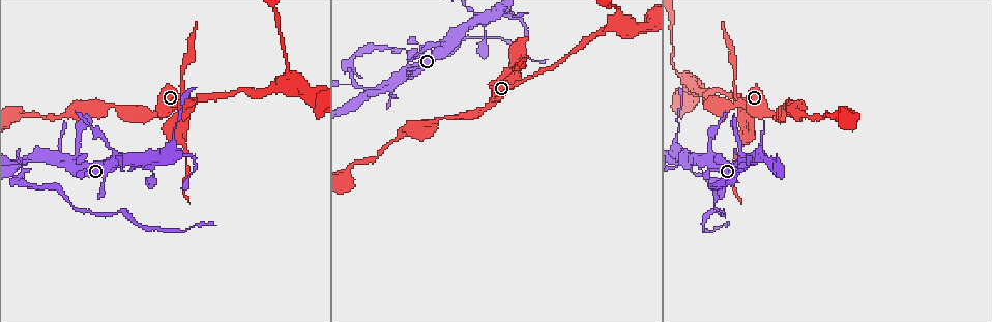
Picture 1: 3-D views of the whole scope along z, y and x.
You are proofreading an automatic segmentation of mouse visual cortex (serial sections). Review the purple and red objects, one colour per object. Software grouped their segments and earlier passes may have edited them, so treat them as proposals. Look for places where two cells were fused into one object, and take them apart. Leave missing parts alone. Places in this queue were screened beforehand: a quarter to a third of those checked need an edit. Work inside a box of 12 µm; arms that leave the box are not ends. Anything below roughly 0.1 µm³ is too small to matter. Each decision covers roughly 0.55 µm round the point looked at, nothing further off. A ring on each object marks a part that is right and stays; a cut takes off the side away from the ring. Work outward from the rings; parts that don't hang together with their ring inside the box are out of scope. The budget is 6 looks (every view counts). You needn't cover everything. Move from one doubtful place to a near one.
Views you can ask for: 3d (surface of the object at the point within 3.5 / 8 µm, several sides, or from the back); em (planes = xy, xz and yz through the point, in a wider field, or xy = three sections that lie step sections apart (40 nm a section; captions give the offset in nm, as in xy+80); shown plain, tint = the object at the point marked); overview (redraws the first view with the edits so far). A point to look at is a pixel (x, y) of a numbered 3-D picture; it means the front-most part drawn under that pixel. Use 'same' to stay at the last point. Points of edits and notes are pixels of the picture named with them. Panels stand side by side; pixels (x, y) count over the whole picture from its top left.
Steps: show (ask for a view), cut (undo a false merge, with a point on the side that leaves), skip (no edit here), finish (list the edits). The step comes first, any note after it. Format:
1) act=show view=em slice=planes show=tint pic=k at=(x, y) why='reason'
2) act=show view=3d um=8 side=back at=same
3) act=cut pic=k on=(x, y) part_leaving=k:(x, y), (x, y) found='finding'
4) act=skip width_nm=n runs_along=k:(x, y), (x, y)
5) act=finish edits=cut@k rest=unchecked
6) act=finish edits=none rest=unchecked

act=show view=3d um=3.5 pic=1 at=(748, 128) why='a narrow waist'

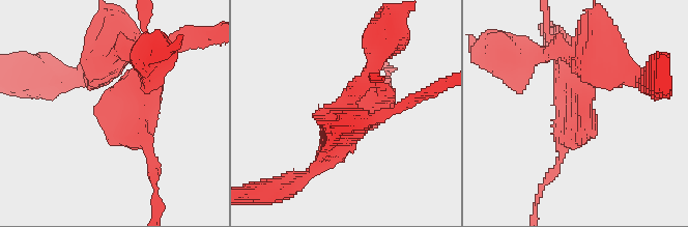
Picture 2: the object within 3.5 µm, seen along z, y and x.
act=show view=em slice=xy step=3 show=tint pic=2 at=(579, 106)

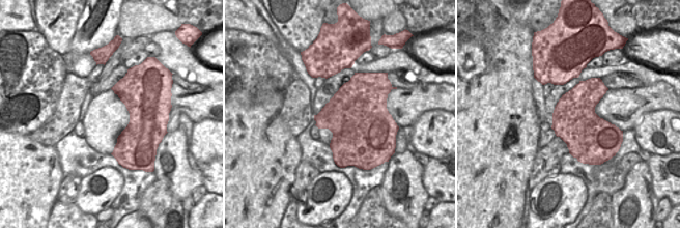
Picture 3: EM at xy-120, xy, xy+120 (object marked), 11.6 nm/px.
act=skip width_nm=700 runs_along=2:(121, 44), (115, 78), (152, 164) found='all the same cell'

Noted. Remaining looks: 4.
act=show view=3d um=3.5 pic=1 at=(477, 21) why='small branch off a trunk'

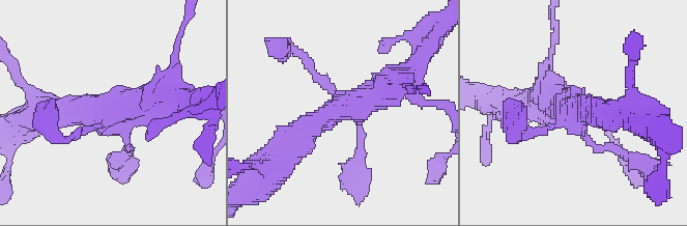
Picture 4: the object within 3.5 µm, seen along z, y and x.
act=show view=em slice=planes show=plain pic=4 at=(107, 112)

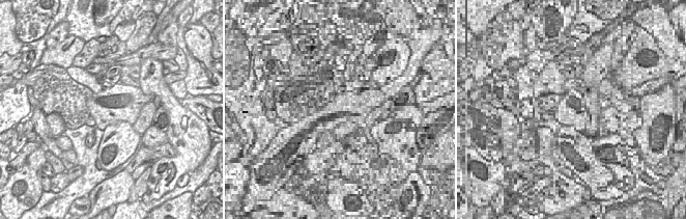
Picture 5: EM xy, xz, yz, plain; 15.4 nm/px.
act=show view=em slice=planes show=tint at=same why='with the object marked'

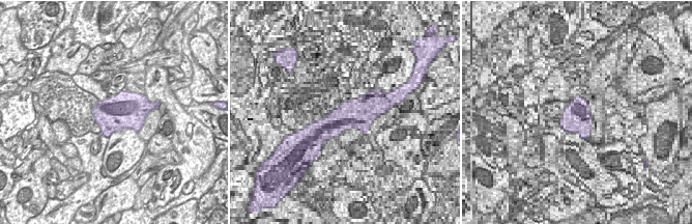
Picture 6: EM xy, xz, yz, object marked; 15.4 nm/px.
act=skip width_nm=600 runs_along=4:(279, 150), (339, 108), (400, 84) found='all the same cell'

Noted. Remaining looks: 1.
act=finish edits=none rest=unchecked

